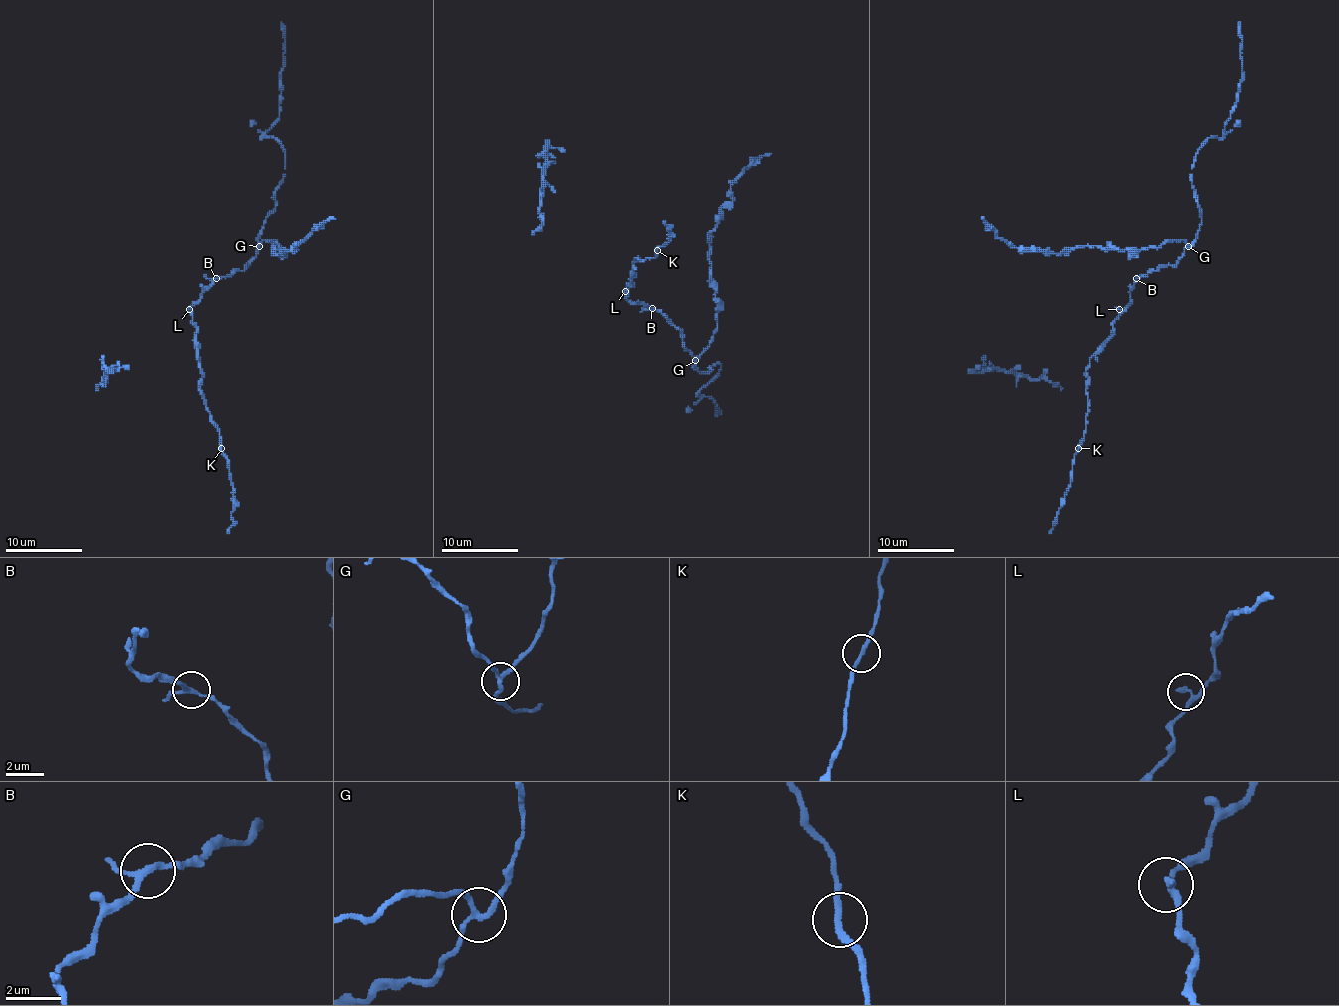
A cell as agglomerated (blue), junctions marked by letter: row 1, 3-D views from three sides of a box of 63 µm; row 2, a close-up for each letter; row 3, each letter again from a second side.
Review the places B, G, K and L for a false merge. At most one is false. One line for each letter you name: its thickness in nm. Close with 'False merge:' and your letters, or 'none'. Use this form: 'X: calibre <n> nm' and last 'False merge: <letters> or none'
G: calibre 200 nm
False merge: G

